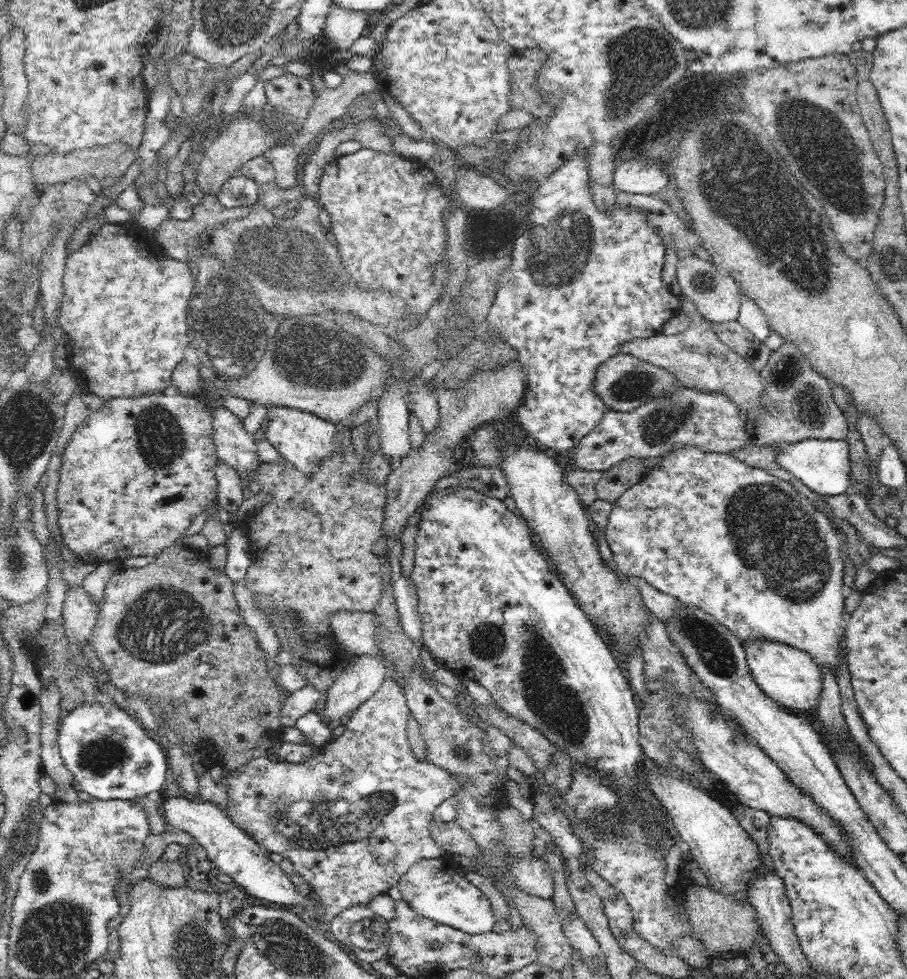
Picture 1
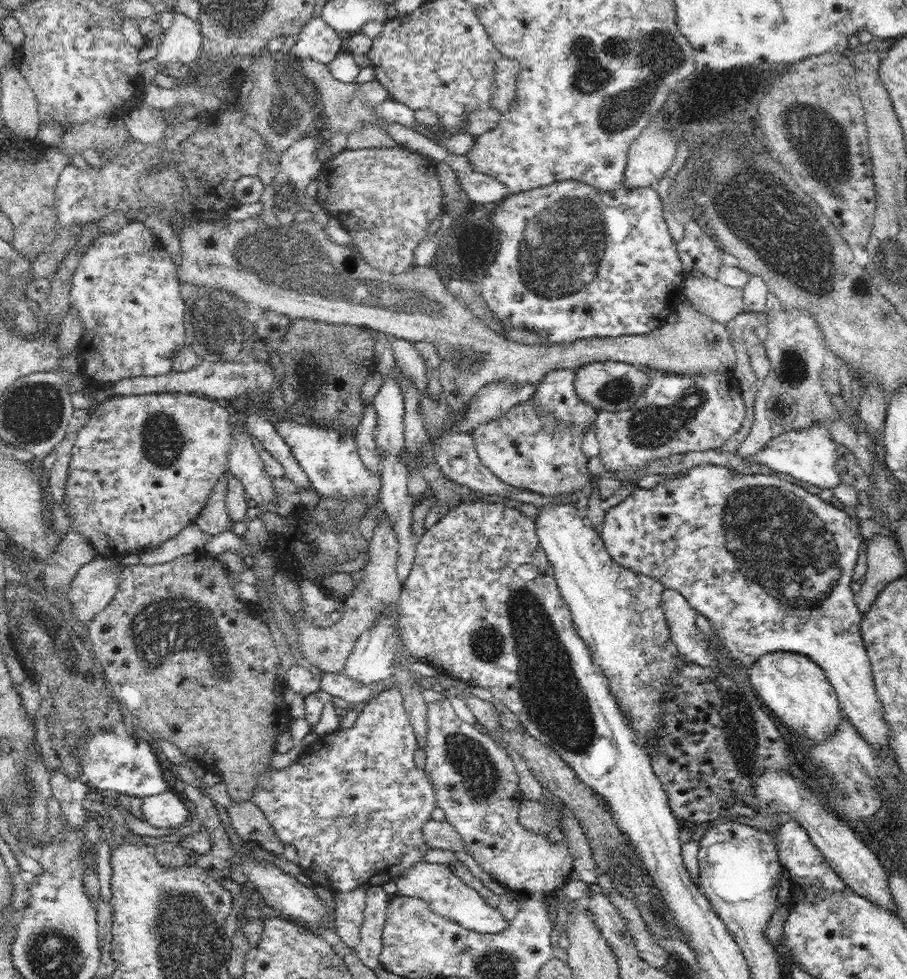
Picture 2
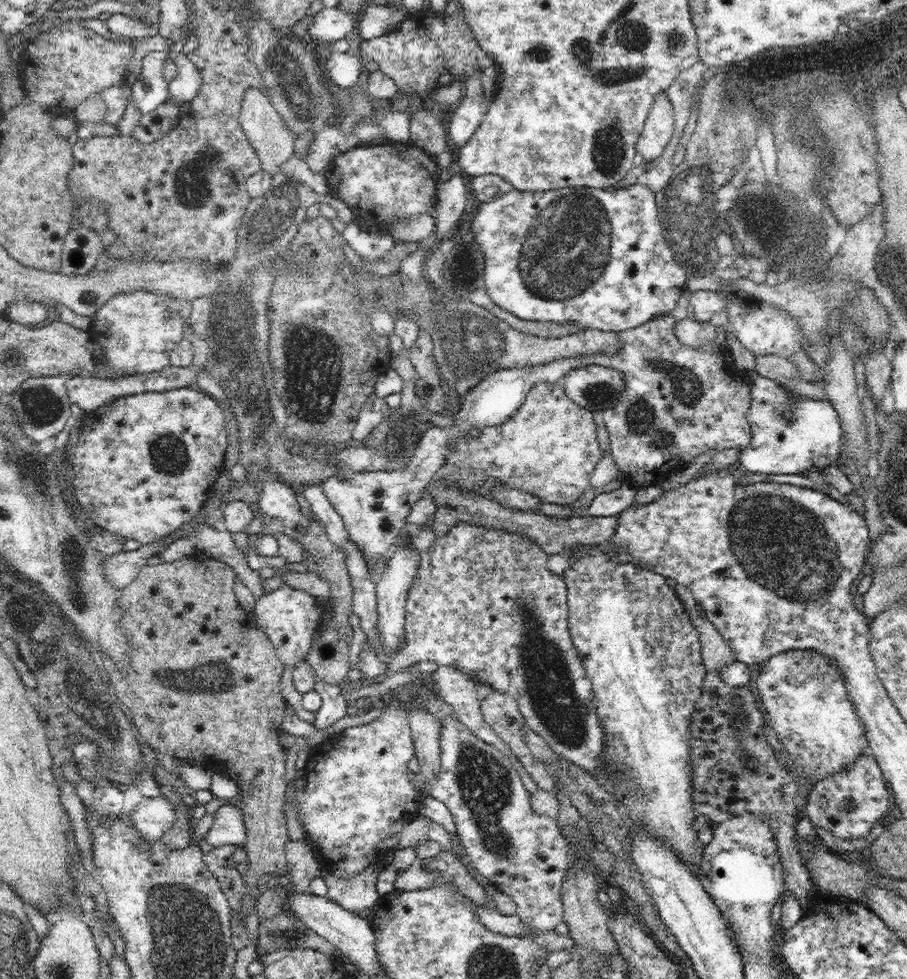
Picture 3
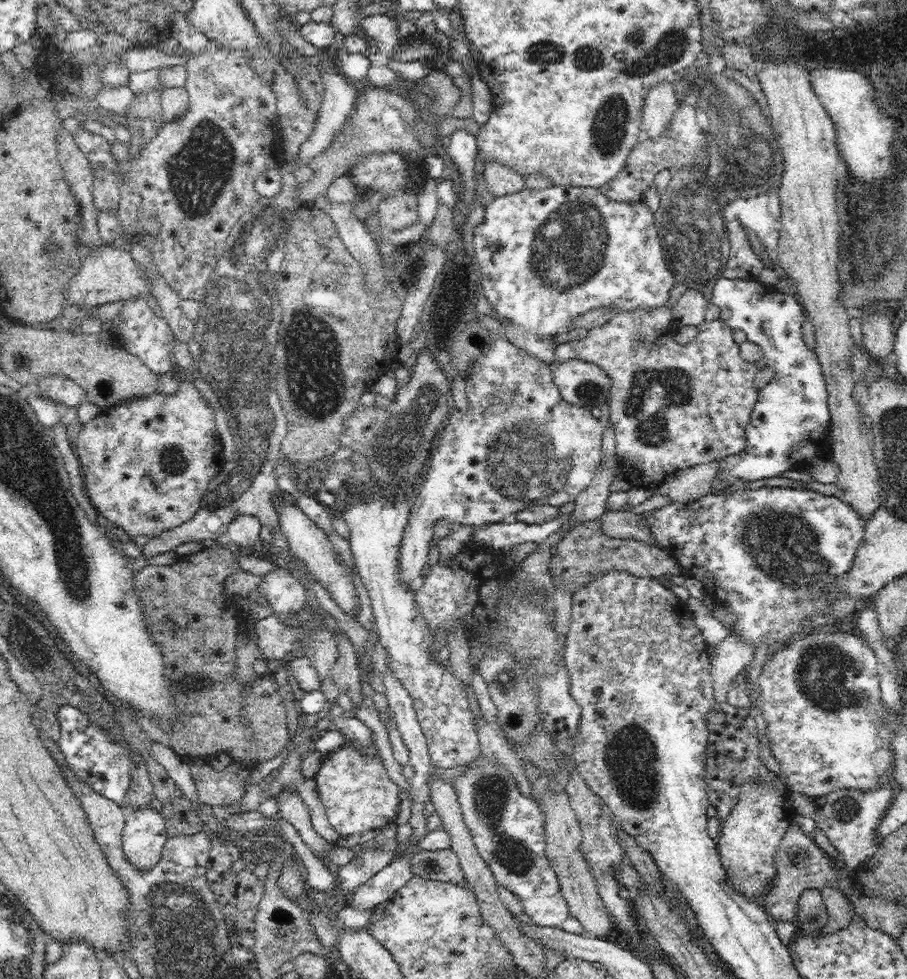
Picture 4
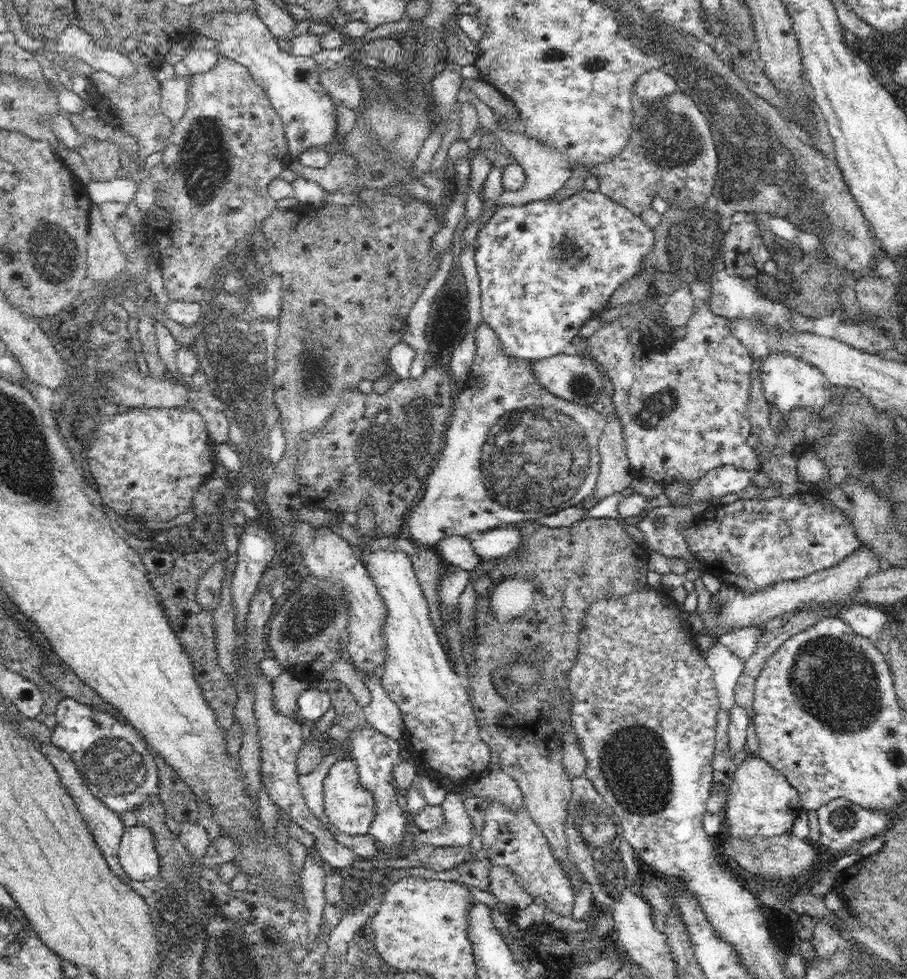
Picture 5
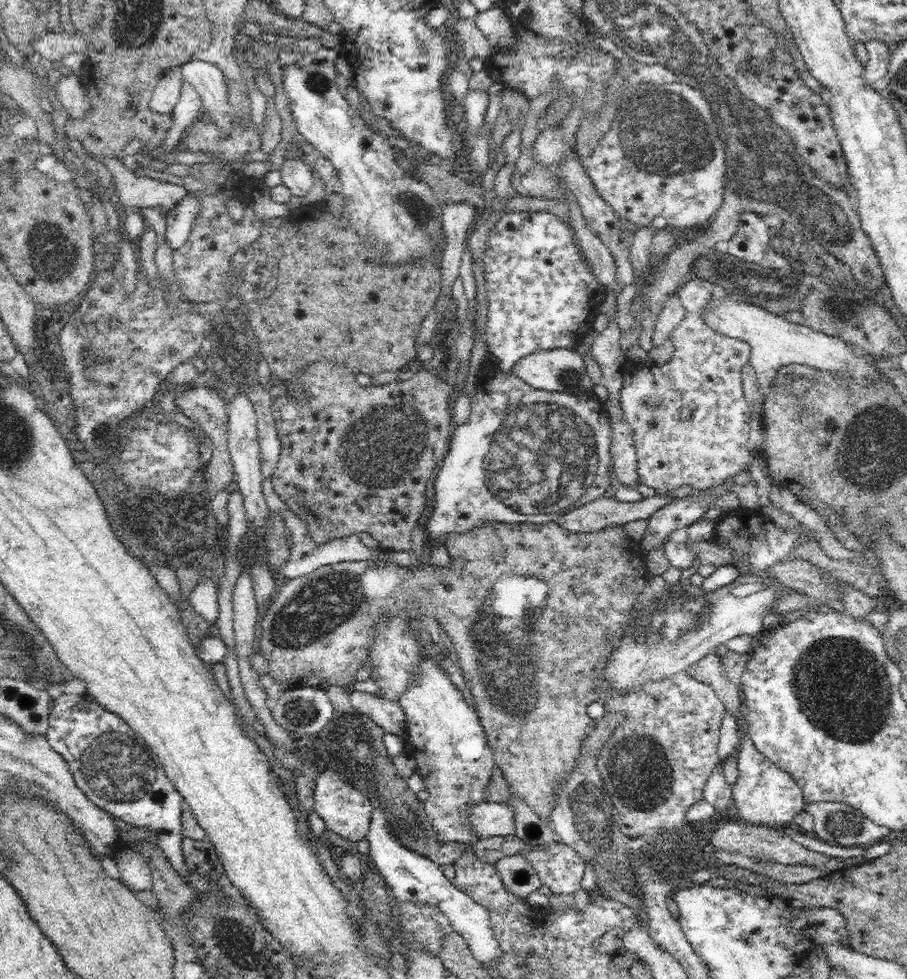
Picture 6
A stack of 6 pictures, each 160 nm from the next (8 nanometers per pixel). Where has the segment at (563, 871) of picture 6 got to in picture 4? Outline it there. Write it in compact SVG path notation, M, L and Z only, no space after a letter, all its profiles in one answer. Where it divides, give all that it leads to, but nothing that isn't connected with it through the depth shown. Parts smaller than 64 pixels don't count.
M482 752L475 761L466 765L462 776L454 778L452 786L474 845L499 885L516 895L523 912L533 923L561 927L570 917L570 910L561 893L558 877L545 854L546 819L539 804L523 796L515 777Z

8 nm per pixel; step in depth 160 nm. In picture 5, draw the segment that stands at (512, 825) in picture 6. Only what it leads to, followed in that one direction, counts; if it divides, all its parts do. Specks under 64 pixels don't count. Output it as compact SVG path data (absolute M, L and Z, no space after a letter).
M450 792L442 802L445 820L440 828L430 831L422 831L420 834L409 837L412 845L430 845L434 847L457 847L468 845L473 833L478 832L474 829L472 819L466 813L464 802L468 797L467 792Z

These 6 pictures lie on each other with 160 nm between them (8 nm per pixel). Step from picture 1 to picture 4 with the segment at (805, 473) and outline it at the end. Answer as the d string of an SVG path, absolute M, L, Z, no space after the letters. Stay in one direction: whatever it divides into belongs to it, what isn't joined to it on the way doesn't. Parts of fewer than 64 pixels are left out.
M720 277L715 282L715 287L713 288L712 294L712 303L718 308L720 308L720 321L725 324L727 327L734 330L742 330L746 334L746 339L751 341L752 343L758 345L763 350L763 356L768 368L772 368L772 371L775 373L774 379L770 380L764 388L761 388L758 393L758 400L756 401L755 407L752 409L752 414L750 417L750 422L748 422L748 426L746 429L746 437L747 442L745 443L745 448L742 452L739 452L735 455L727 456L724 461L720 460L718 464L720 474L730 474L740 479L740 482L743 484L752 482L754 480L760 480L765 478L772 478L772 476L779 476L782 472L786 472L786 470L792 470L792 468L796 468L793 464L806 464L808 461L810 463L810 458L812 456L824 456L824 454L830 454L833 450L830 450L830 437L829 430L830 422L831 422L831 414L829 413L829 404L827 401L828 398L828 389L826 379L824 379L824 372L822 371L822 366L820 366L820 362L818 361L818 356L815 351L808 349L808 346L805 344L803 340L802 326L806 320L805 310L803 306L800 304L800 300L797 296L788 295L784 293L780 293L776 288L772 288L770 286L764 285L759 280L756 281L743 281L740 279L729 279L726 277Z

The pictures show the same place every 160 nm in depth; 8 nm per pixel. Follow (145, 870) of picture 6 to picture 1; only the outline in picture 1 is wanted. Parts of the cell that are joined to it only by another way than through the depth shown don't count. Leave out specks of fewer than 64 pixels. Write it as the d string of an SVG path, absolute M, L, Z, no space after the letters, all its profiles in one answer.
M165 797L160 806L168 827L180 829L194 836L208 853L208 859L214 862L219 872L228 874L234 882L244 886L245 890L256 898L267 900L268 904L290 906L302 905L301 891L292 884L279 864L279 859L254 841L216 805L192 797Z

